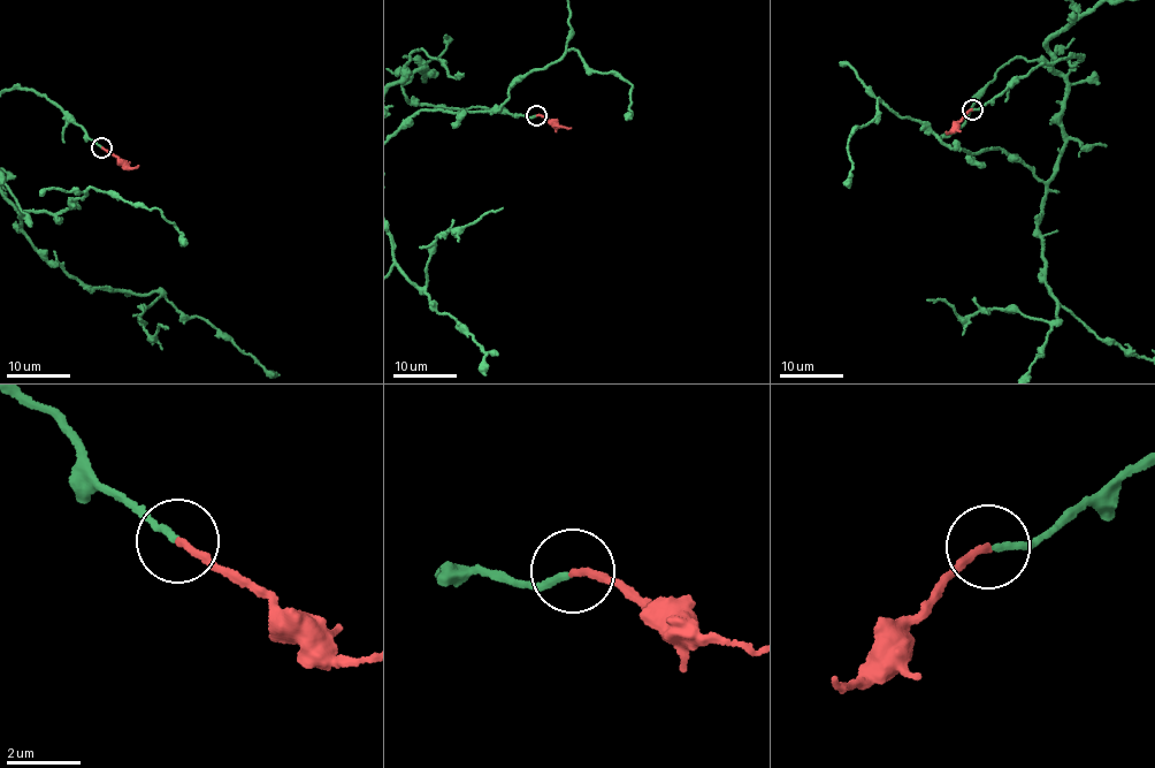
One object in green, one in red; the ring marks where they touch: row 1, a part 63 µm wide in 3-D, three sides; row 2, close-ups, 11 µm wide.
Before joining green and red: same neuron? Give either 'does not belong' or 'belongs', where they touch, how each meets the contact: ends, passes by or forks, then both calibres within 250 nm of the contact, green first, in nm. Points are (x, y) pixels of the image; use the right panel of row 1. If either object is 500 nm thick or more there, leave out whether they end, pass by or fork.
belongs; place (972, 109); green ends; red ends; calibres 170 and 190 nm

